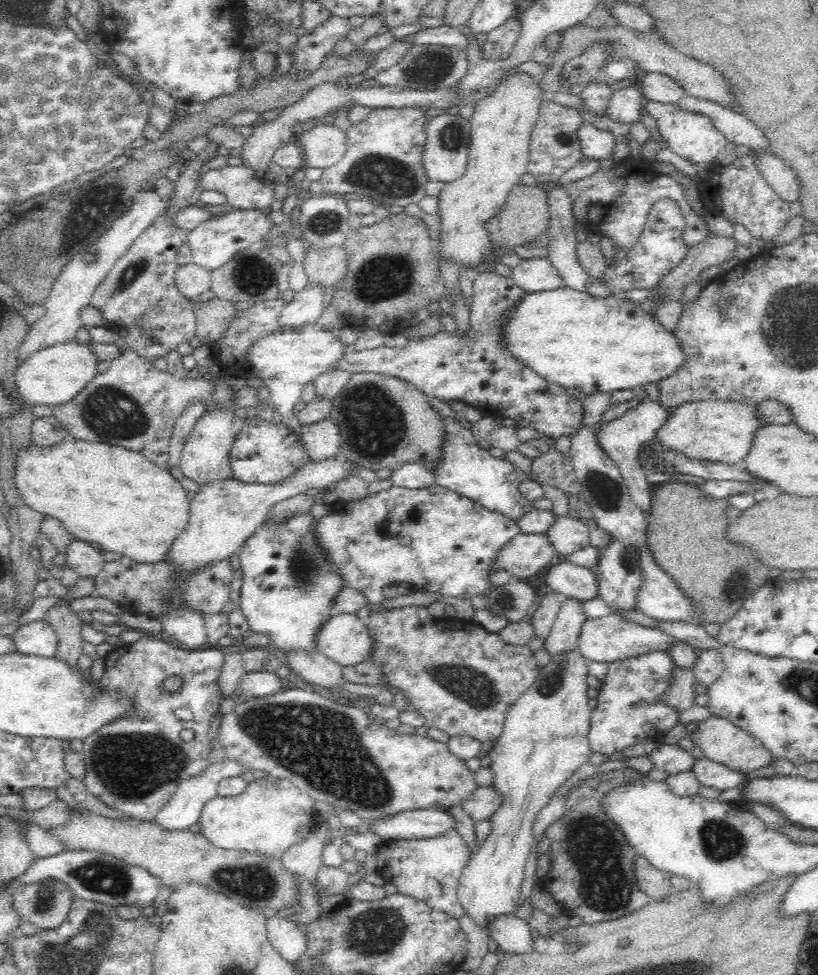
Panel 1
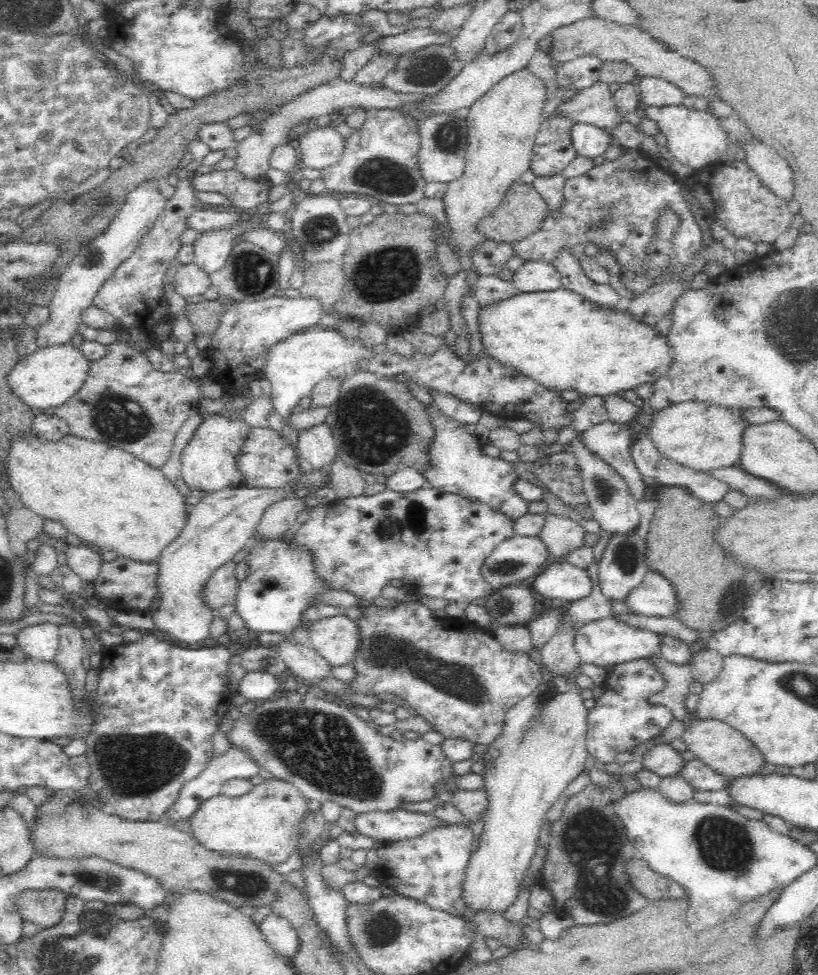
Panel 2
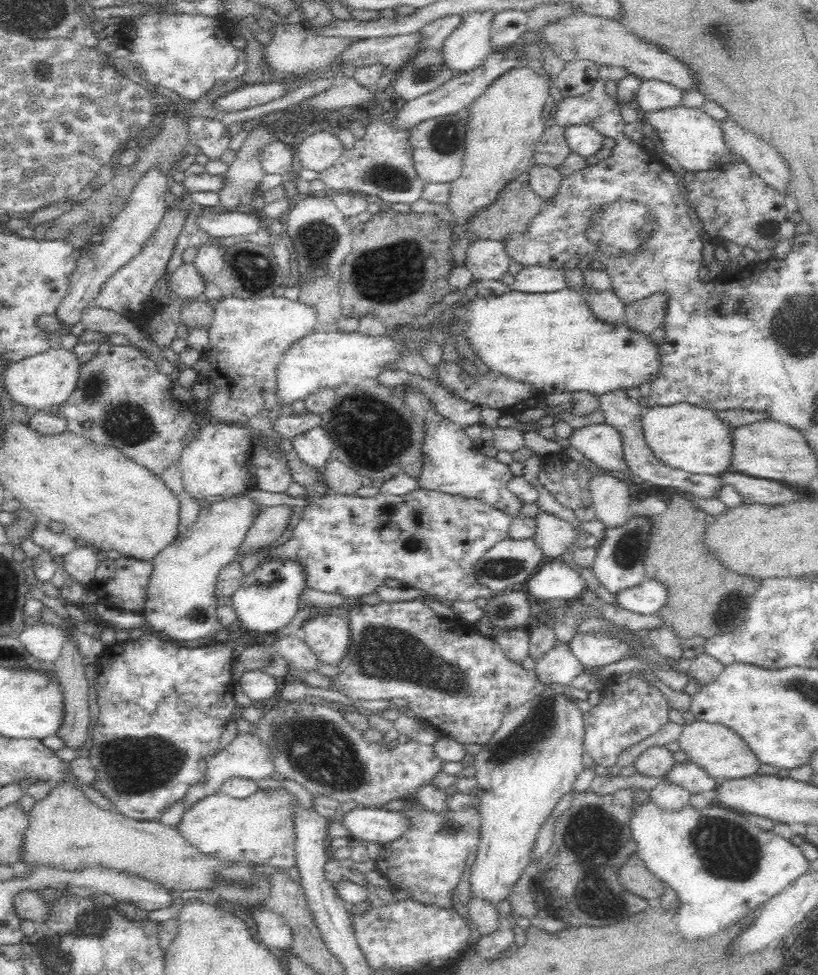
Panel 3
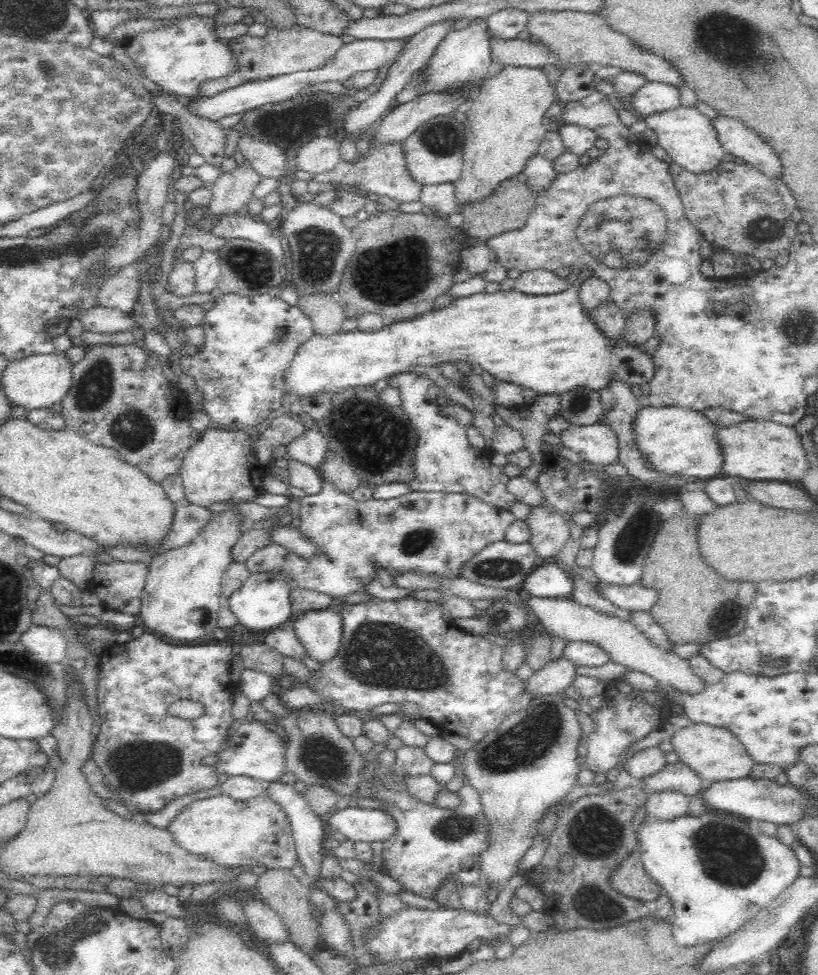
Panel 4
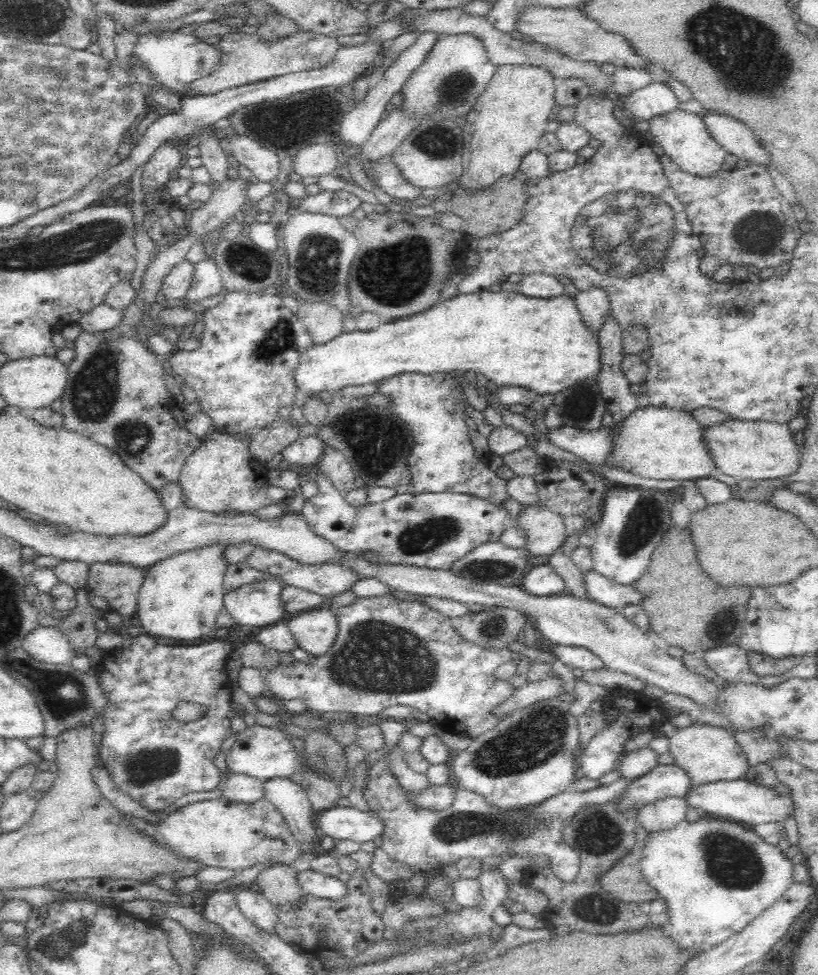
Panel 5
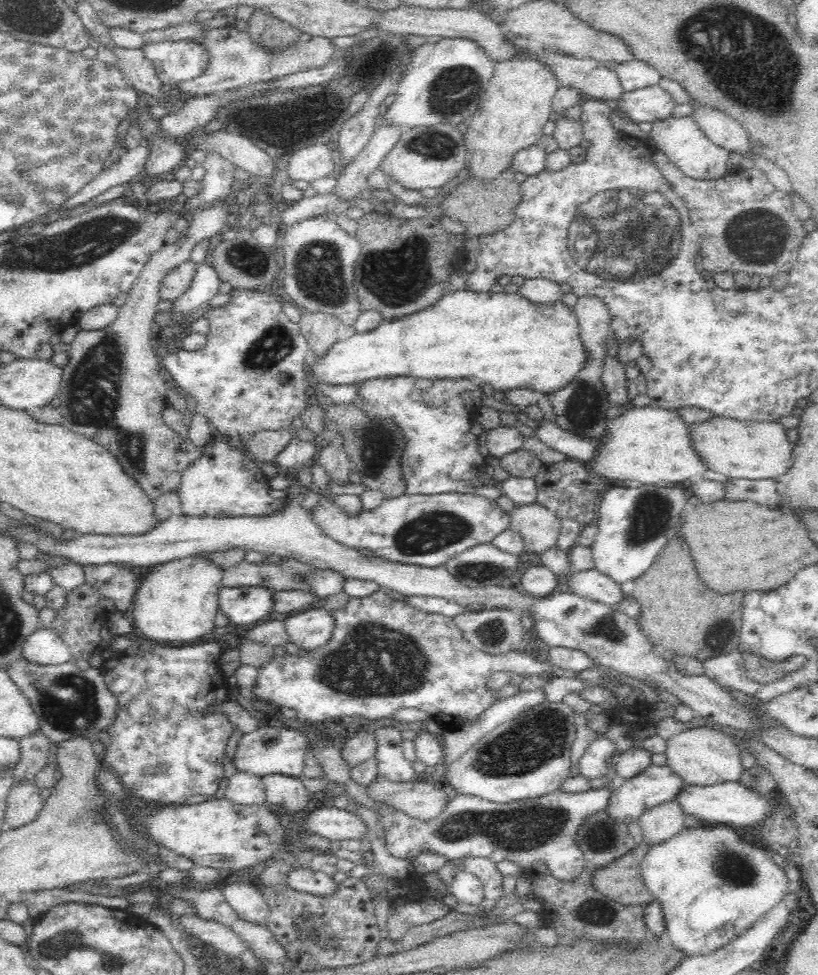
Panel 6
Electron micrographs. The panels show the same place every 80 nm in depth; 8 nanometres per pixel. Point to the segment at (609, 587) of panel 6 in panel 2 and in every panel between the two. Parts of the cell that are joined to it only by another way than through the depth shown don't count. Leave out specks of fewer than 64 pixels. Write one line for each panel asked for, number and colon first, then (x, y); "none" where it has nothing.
2: (656, 596)
3: (651, 596)
4: (639, 597)
5: (608, 593)

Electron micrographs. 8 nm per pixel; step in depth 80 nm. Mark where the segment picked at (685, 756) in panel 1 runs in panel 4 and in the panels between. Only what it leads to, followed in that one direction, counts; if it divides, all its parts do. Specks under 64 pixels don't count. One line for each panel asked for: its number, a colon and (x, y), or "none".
2: (662, 759)
3: (656, 761)
4: (641, 764)

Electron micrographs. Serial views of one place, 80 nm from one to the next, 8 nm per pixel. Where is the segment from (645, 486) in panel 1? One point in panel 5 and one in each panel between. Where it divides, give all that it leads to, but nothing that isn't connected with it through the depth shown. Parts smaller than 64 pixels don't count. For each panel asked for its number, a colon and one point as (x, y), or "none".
2: (613, 441)
3: (602, 443)
4: (597, 443)
5: (594, 446)

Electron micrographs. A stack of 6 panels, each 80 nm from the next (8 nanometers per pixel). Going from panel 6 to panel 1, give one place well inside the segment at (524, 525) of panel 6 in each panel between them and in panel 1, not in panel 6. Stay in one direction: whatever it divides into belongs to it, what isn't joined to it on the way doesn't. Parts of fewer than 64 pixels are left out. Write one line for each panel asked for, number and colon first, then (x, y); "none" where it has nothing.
1: (567, 534)
2: (562, 535)
3: (555, 536)
4: (549, 530)
5: (546, 531)

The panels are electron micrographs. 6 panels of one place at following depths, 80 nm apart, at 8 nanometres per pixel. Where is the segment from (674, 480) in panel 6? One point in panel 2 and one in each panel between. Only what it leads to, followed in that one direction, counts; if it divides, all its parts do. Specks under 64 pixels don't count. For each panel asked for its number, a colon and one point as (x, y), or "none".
2: (698, 435)
3: (688, 436)
4: (678, 440)
5: (654, 442)

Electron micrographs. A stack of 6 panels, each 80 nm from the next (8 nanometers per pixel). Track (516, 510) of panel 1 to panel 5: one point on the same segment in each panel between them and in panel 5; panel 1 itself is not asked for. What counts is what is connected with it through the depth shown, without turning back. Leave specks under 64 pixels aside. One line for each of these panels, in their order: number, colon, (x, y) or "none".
2: (458, 464)
3: (453, 464)
4: (445, 461)
5: (443, 459)

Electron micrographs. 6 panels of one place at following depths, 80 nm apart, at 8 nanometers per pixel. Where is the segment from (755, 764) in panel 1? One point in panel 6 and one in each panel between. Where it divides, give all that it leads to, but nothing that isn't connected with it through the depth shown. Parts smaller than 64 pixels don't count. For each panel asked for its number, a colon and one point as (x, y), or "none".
2: (726, 749)
3: (720, 750)
4: (715, 753)
5: (709, 754)
6: (703, 755)

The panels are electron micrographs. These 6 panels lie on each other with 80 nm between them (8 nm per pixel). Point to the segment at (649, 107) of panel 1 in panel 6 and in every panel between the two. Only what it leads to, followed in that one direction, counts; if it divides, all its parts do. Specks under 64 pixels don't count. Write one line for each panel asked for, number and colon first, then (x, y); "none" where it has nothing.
2: (695, 139)
3: (696, 141)
4: (690, 139)
5: (684, 137)
6: (680, 138)

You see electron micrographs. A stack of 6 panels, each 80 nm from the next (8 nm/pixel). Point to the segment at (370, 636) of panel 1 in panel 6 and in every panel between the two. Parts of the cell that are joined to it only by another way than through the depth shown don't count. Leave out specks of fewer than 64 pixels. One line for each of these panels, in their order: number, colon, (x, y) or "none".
2: (337, 639)
3: (328, 636)
4: (320, 632)
5: (315, 631)
6: (310, 630)

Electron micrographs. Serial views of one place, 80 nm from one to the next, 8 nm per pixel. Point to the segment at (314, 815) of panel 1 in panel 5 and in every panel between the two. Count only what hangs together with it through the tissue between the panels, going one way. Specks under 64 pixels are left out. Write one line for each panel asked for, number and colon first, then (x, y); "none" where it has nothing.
2: (265, 823)
3: (260, 828)
4: (235, 833)
5: (221, 832)

